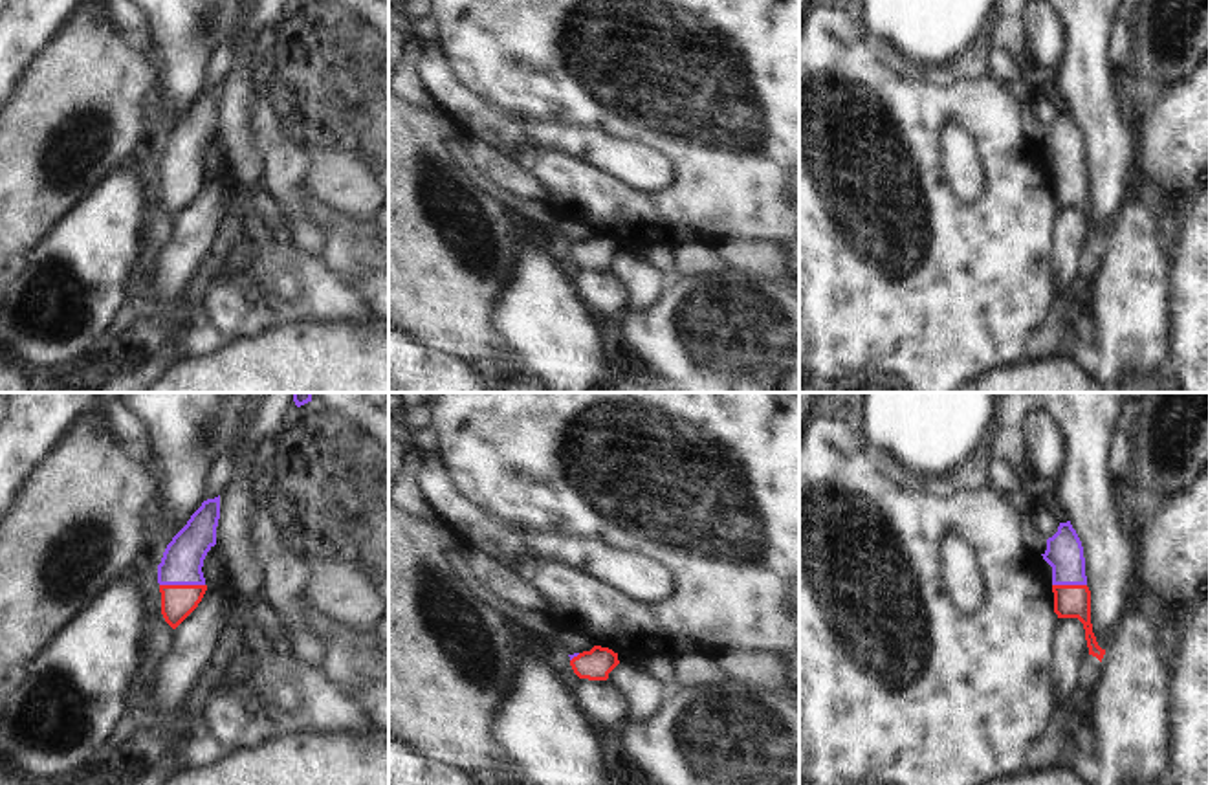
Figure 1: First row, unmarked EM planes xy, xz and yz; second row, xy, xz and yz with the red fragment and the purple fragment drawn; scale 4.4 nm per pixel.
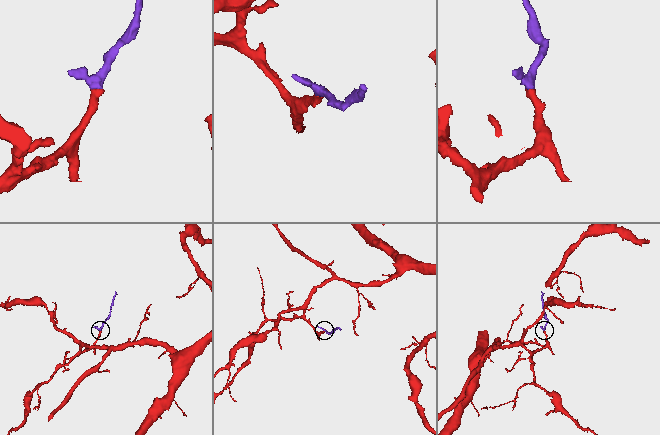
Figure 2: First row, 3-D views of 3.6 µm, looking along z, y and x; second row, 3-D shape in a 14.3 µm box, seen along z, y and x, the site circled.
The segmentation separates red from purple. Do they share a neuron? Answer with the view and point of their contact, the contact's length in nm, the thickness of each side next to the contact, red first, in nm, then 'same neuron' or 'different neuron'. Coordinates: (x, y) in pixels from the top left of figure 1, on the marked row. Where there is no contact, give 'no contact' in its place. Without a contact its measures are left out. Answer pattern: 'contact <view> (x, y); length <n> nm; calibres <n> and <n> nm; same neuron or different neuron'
contact xy (182, 585); length 200 nm; calibres 150 and 180 nm; same neuron

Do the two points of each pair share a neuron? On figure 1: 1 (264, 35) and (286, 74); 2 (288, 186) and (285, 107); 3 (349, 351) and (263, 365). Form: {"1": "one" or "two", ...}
{"1": "two", "2": "two", "3": "one"}

